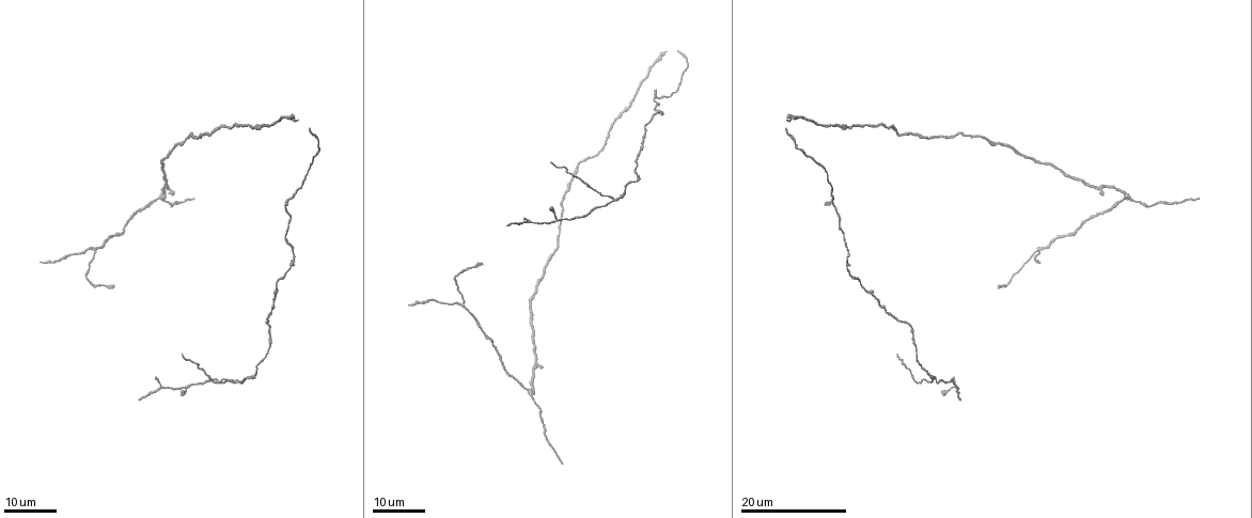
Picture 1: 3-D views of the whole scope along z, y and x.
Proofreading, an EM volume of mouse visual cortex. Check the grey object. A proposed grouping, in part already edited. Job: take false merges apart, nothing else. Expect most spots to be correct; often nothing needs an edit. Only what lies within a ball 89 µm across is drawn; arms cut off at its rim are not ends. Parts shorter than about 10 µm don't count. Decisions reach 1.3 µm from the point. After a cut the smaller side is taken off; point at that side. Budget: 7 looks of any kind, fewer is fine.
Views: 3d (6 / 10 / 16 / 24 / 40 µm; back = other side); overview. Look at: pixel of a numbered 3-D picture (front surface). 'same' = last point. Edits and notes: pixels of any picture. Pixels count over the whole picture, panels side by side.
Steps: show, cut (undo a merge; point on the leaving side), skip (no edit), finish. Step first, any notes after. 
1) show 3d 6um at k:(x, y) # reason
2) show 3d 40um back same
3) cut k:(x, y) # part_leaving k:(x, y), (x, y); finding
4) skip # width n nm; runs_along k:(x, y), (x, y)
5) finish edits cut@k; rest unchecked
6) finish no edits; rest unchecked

show 3d 24um at 1:(180, 387) # thick turns thin

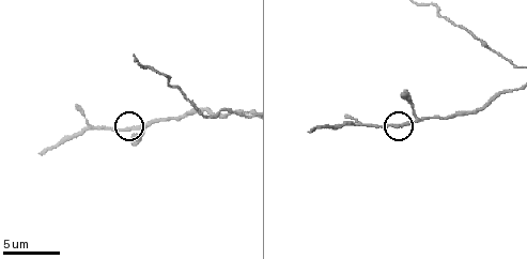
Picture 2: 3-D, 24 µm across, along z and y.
show 3d 10um at 2:(399, 125)

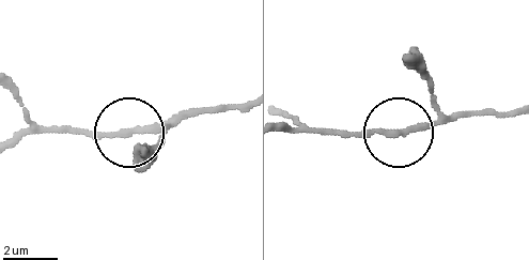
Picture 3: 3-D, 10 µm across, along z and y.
skip # runs_along 3:(512, 112), (450, 115), (388, 135), (328, 135); all the same neuron

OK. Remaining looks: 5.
show 3d 24um at 1:(246, 377) # two arms in line, one across

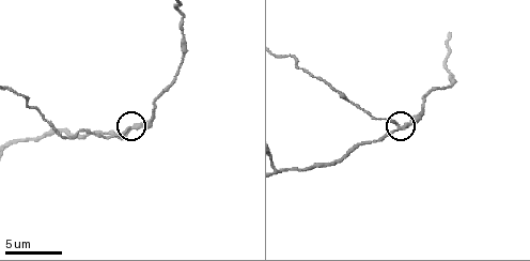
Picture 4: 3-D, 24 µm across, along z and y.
show 3d 6um at 4:(406, 127) # zoom in

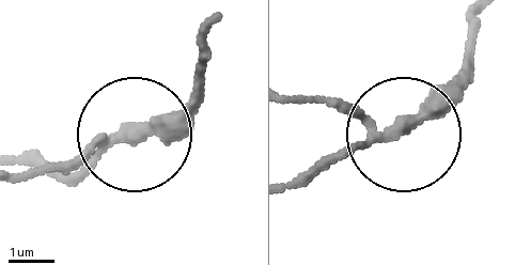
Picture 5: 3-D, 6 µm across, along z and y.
skip # arms 3; all the same neuron

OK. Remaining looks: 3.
show 3d 16um at 1:(833, 204) # three-way junction

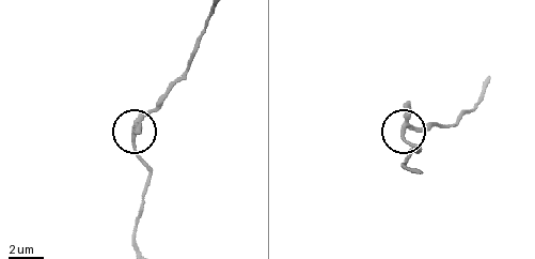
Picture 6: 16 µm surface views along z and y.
show 3d 10um at 6:(405, 132)

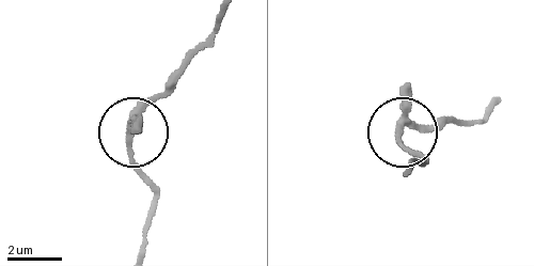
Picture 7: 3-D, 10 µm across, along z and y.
skip # one neuron here

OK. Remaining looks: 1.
finish no edits; rest unchecked

